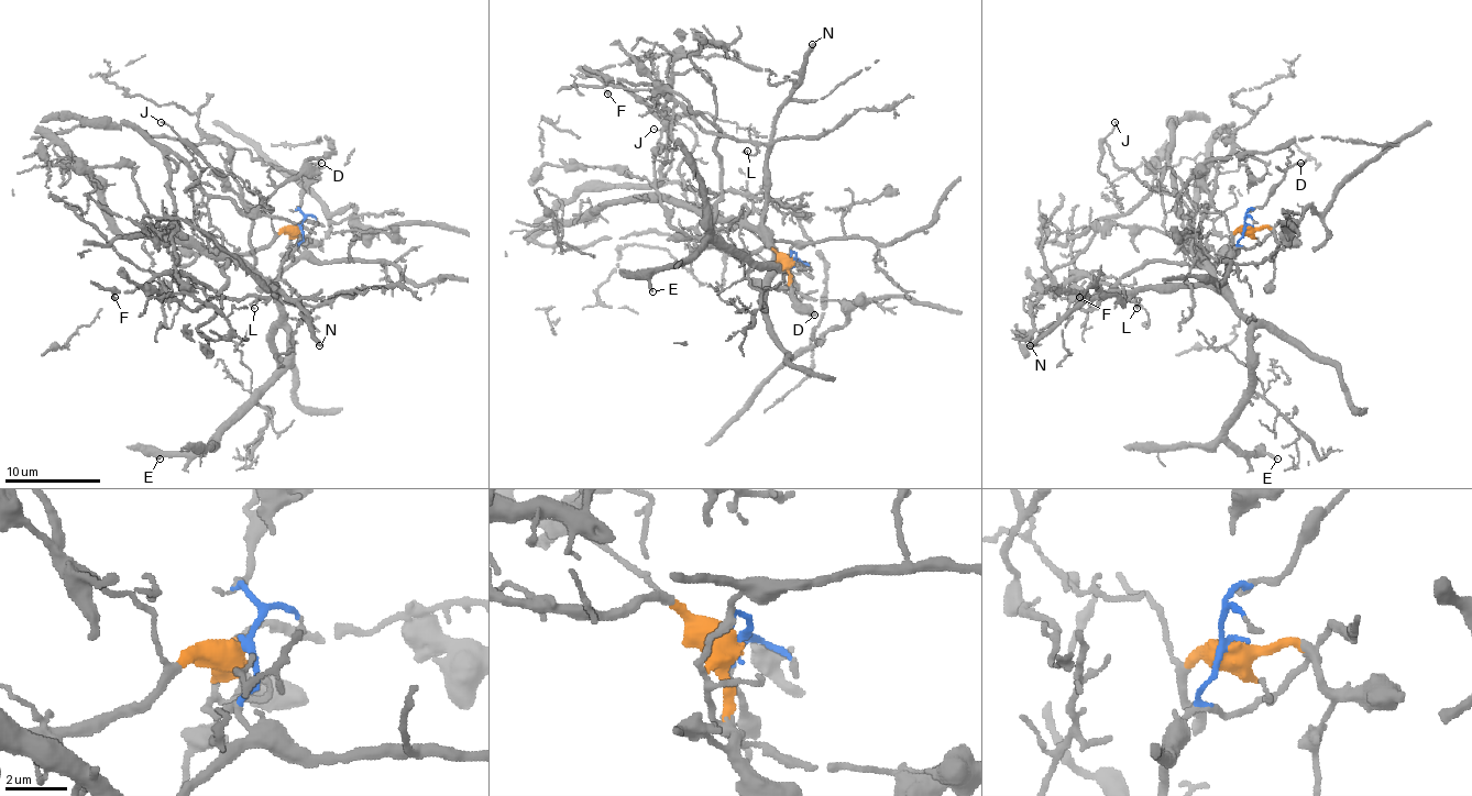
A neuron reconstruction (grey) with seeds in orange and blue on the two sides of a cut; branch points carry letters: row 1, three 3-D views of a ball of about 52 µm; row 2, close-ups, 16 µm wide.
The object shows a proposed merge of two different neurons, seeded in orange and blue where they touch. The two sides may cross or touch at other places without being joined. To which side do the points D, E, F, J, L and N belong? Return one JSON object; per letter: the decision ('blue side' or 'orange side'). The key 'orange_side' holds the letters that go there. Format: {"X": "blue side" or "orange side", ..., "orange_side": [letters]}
{"D": "blue side", "E": "blue side", "F": "blue side", "J": "blue side", "L": "blue side", "N": "blue side", "orange_side": []}

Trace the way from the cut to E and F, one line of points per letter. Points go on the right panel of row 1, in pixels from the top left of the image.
E: (1247, 225), (1227, 284), (1227, 300), (1249, 327), (1247, 404), (1227, 438), (1241, 452), (1277, 459)
F: (1247, 225), (1220, 282), (1143, 286), (1121, 296), (1089, 276), (1073, 274), (1063, 290), (1080, 298)

